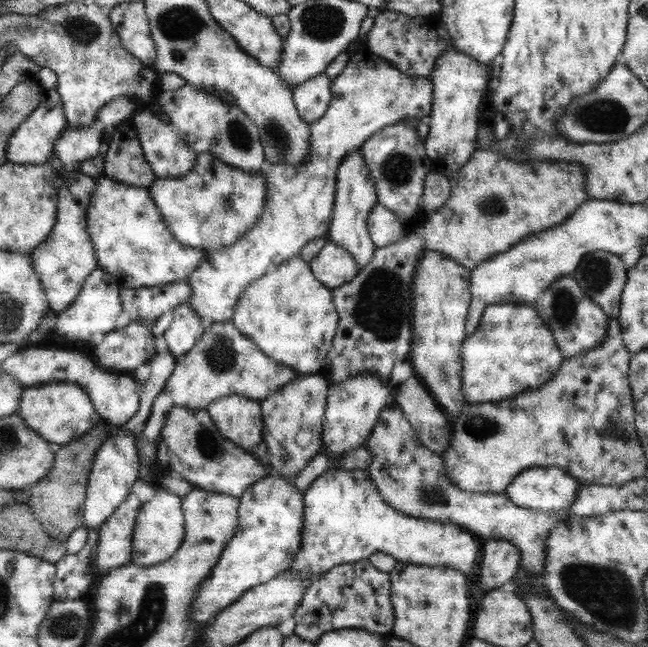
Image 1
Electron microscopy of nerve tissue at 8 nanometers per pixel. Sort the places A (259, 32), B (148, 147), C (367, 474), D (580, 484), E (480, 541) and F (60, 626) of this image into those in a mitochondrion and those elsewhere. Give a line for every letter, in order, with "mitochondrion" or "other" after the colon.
A: other
B: other
C: other
D: other
E: other
F: mitochondrion

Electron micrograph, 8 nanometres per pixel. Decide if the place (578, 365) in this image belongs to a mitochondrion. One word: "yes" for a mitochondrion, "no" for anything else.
no

